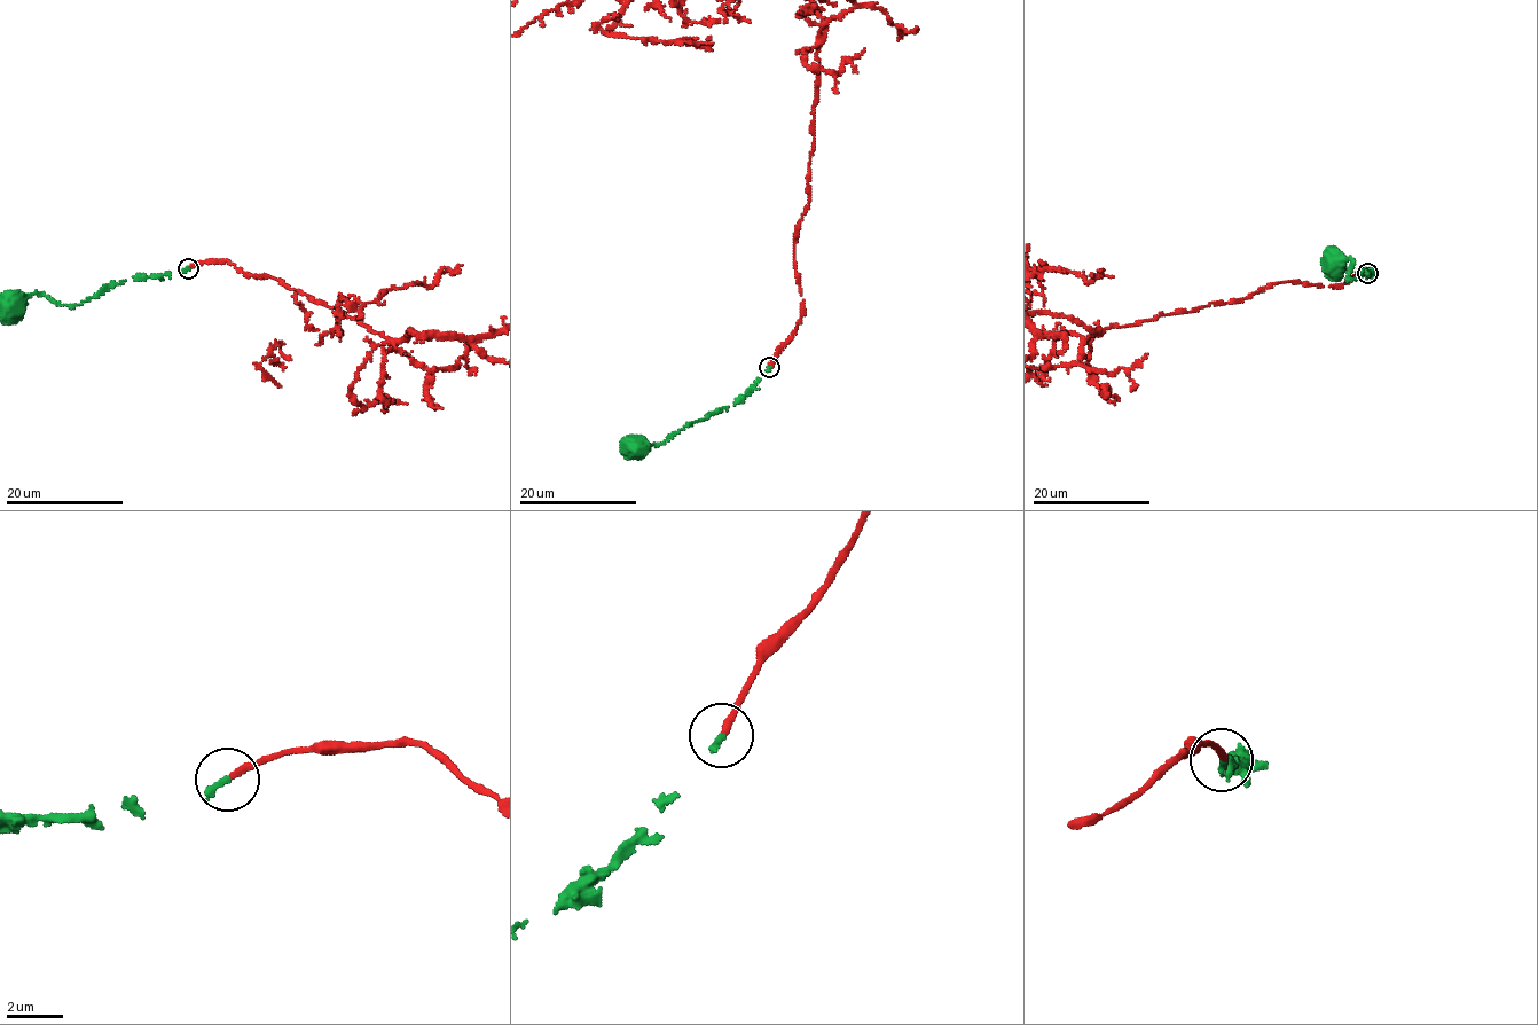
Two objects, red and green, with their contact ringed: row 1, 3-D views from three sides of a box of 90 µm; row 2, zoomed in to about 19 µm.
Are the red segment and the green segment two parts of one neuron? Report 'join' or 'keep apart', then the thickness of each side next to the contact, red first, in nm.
join | 240/200 nm

